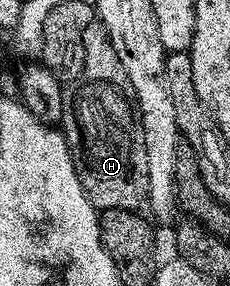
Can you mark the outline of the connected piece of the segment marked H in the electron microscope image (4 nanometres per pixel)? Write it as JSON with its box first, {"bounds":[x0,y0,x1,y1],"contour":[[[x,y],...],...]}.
{"bounds":[61,17,148,212],"contour":[[[95,17],[84,29],[84,69],[78,74],[74,87],[69,88],[62,105],[61,130],[66,137],[66,144],[74,155],[74,164],[78,170],[80,181],[86,190],[90,203],[99,212],[108,209],[128,209],[133,211],[147,202],[148,189],[148,149],[144,149],[144,133],[142,120],[138,118],[138,108],[134,98],[134,90],[130,84],[124,65],[120,65],[120,57],[116,57],[116,49],[112,49],[112,37],[102,20]]]}

